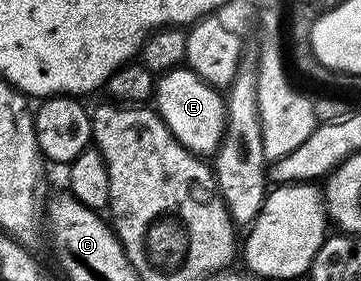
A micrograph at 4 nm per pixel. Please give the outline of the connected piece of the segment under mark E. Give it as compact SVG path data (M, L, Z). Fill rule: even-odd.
M182 65L164 72L156 80L156 97L157 114L185 148L202 157L212 156L217 151L225 136L226 124L226 100L218 88L205 83L188 66Z

